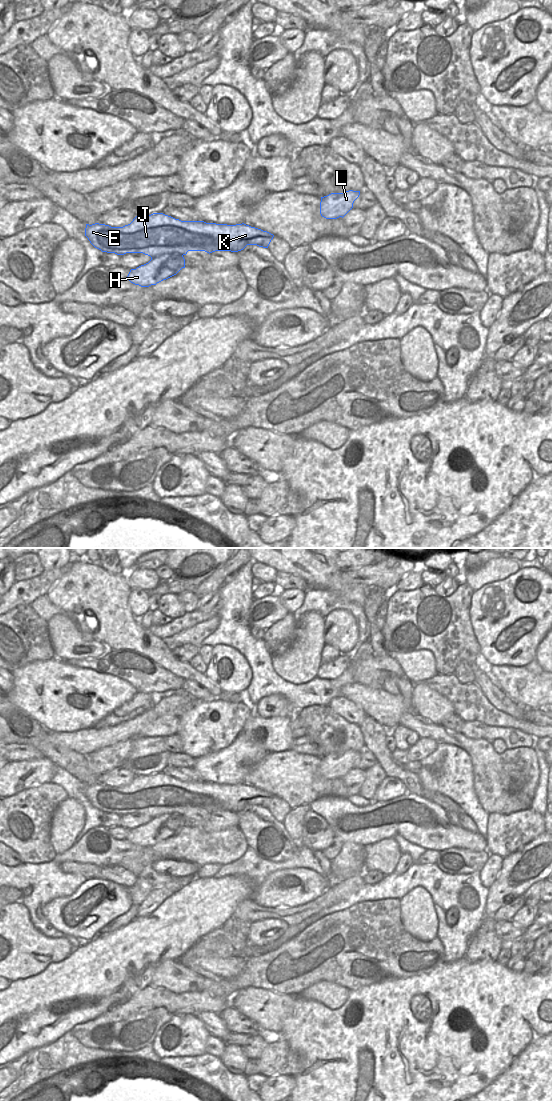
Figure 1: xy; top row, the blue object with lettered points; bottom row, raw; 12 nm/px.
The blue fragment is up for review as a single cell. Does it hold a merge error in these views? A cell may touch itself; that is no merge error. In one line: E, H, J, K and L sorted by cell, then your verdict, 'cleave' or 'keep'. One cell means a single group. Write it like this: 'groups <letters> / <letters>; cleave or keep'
groups E J K L / H; cleave

